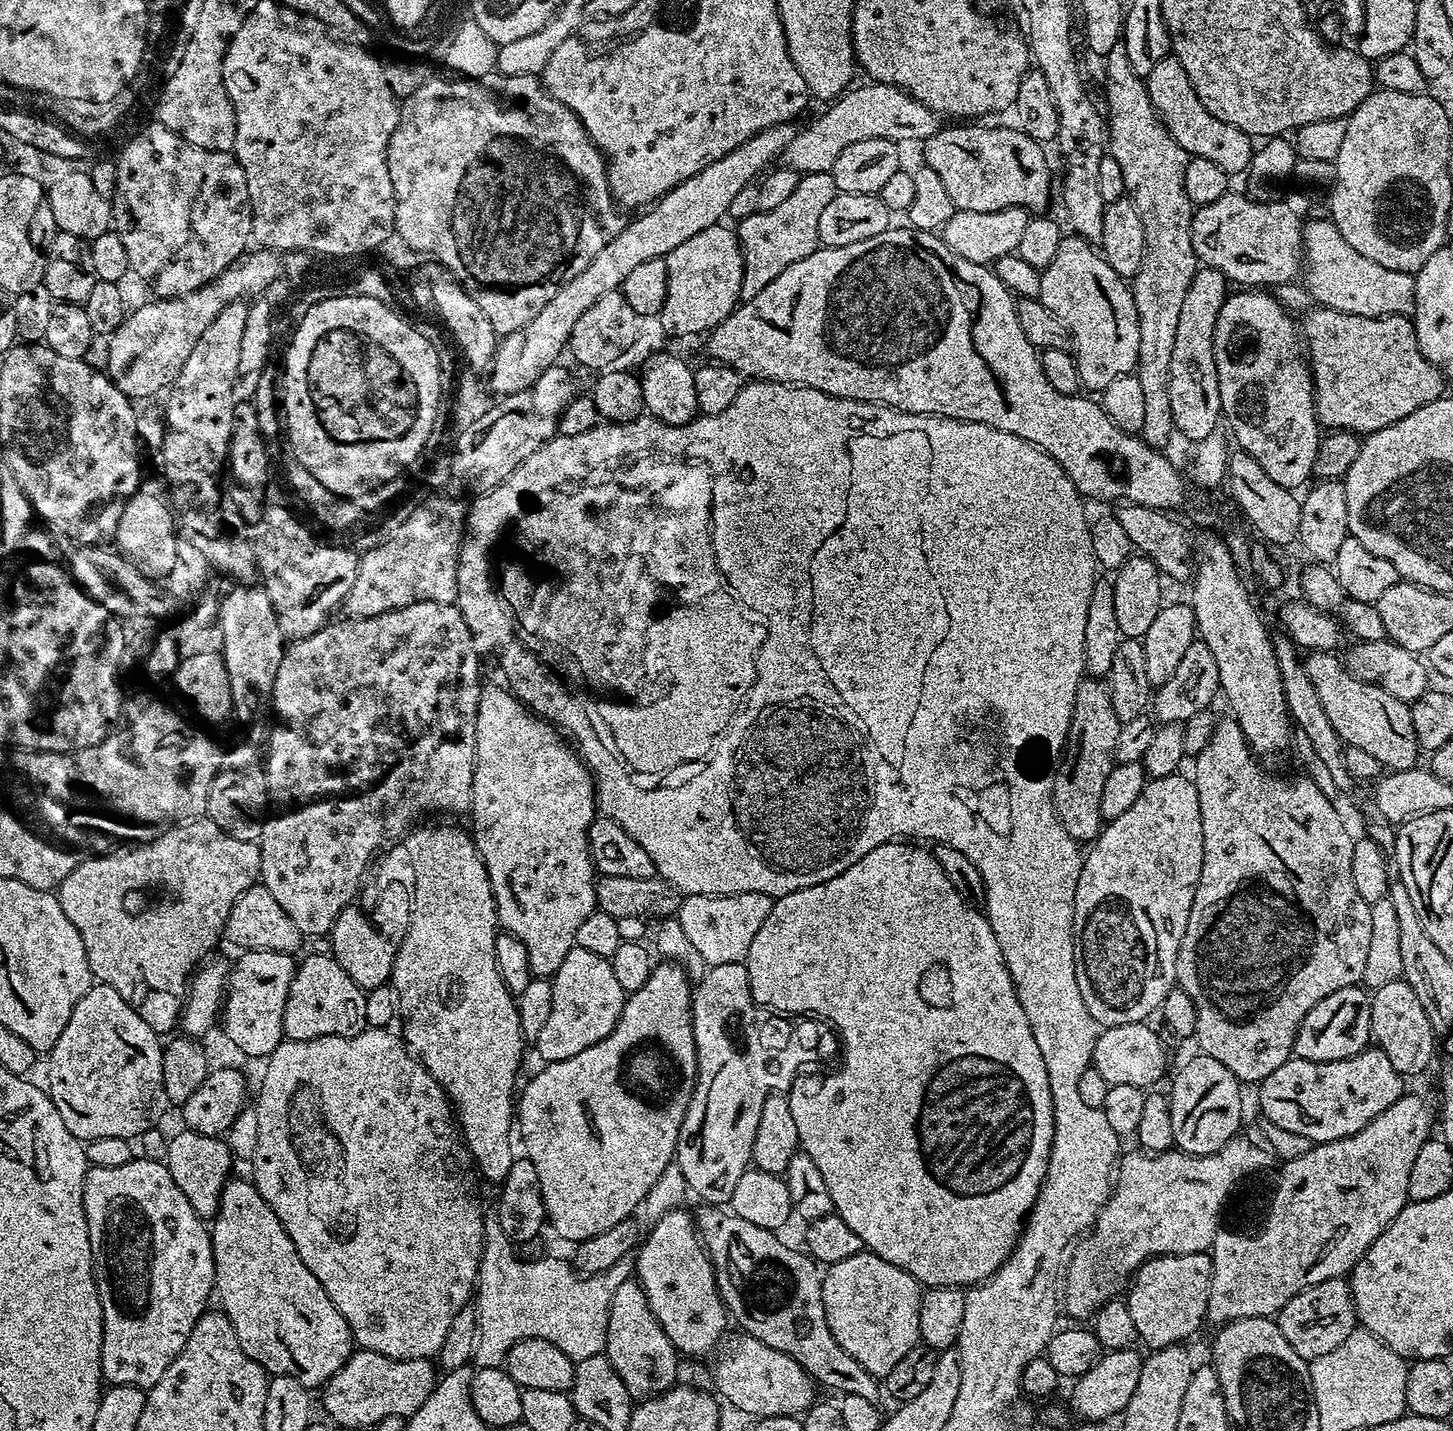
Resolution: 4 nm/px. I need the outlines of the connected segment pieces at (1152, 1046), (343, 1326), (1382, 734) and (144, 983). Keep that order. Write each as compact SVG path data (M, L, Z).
M1151 1023L1114 1024L1105 1027L1096 1037L1092 1067L1106 1078L1108 1085L1138 1086L1151 1089L1164 1076L1168 1068L1168 1052L1160 1036L1151 1028Z
M248 1178L236 1179L229 1179L222 1190L220 1205L210 1224L216 1271L214 1292L218 1300L220 1296L219 1307L230 1318L238 1342L242 1342L242 1350L257 1360L265 1372L294 1378L309 1390L319 1389L351 1358L354 1351L352 1331L346 1318L338 1314L338 1306L330 1302L330 1294L322 1290L322 1282L318 1282L318 1278L310 1274L306 1262L298 1258L290 1234L286 1234L282 1222L278 1222L278 1214L274 1214L262 1194L258 1194L256 1185Z
M1313 651L1309 656L1312 657L1303 661L1304 669L1343 743L1349 748L1366 750L1366 754L1378 758L1384 770L1401 772L1417 767L1419 760L1416 759L1422 756L1422 749L1414 734L1411 707L1376 684L1368 684L1353 677L1340 656L1318 651Z
M201 818L161 831L160 835L154 836L150 840L128 842L123 846L113 847L103 854L89 855L80 861L77 868L70 870L70 874L66 874L66 878L60 883L58 895L62 910L66 913L66 918L70 918L70 922L74 922L74 930L78 930L78 934L82 938L82 946L86 946L86 958L90 962L93 977L99 983L118 990L118 994L122 994L124 1001L134 1009L138 1018L142 1018L142 1022L146 1022L146 1026L150 1026L150 1030L154 1030L157 1034L165 1034L164 1032L170 1031L172 1027L174 1029L177 1027L182 1011L182 1001L188 995L190 981L197 971L198 965L209 959L208 951L219 940L222 940L226 918L230 918L230 910L234 906L234 902L238 902L238 898L242 898L242 894L246 894L246 890L250 890L250 886L257 883L259 878L259 843L234 838L223 832L214 821Z

